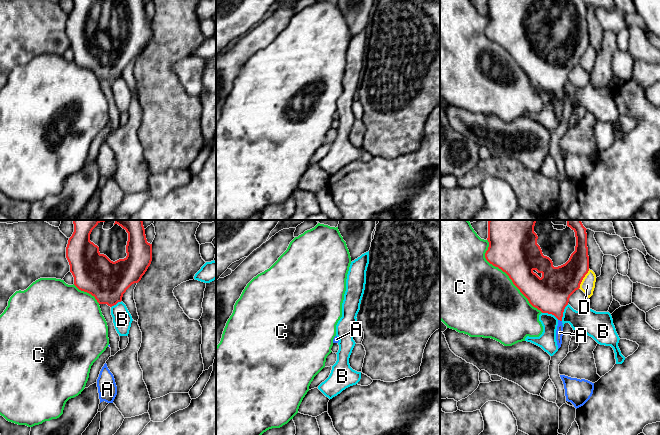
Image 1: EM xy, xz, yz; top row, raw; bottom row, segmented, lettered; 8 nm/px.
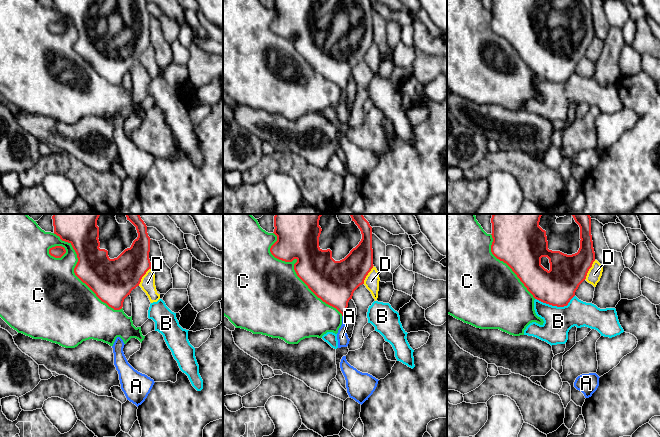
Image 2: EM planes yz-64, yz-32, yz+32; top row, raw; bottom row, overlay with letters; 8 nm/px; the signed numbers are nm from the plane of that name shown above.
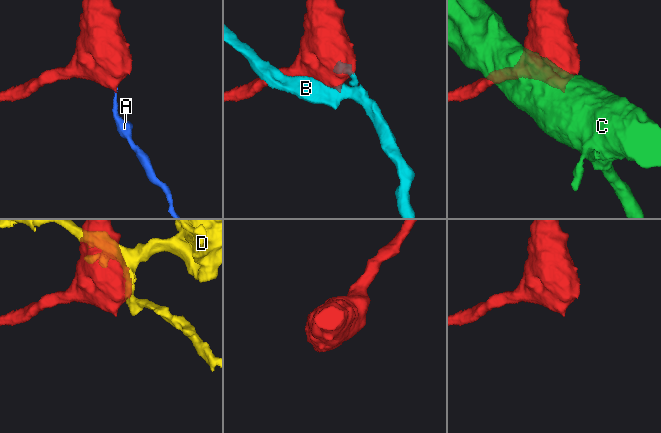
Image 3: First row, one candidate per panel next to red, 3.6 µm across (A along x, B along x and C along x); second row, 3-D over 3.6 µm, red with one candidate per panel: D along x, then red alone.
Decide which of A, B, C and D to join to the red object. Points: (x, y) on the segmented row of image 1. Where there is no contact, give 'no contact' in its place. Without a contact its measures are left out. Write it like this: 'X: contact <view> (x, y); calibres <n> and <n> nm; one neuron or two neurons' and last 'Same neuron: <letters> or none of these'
A: contact yz (560, 320); calibres 300 and 60 nm; one neuron
B: contact yz (563, 311); calibres 300 and 190 nm; two neurons
C: contact yz (507, 274); calibres 400 and 480 nm; two neurons
D: contact yz (582, 279); calibres 280 and 120 nm; two neurons
Same neuron: A

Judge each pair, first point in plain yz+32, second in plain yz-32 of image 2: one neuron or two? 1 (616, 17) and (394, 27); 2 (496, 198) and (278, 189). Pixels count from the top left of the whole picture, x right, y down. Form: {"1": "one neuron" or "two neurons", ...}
{"1": "two neurons", "2": "one neuron"}

